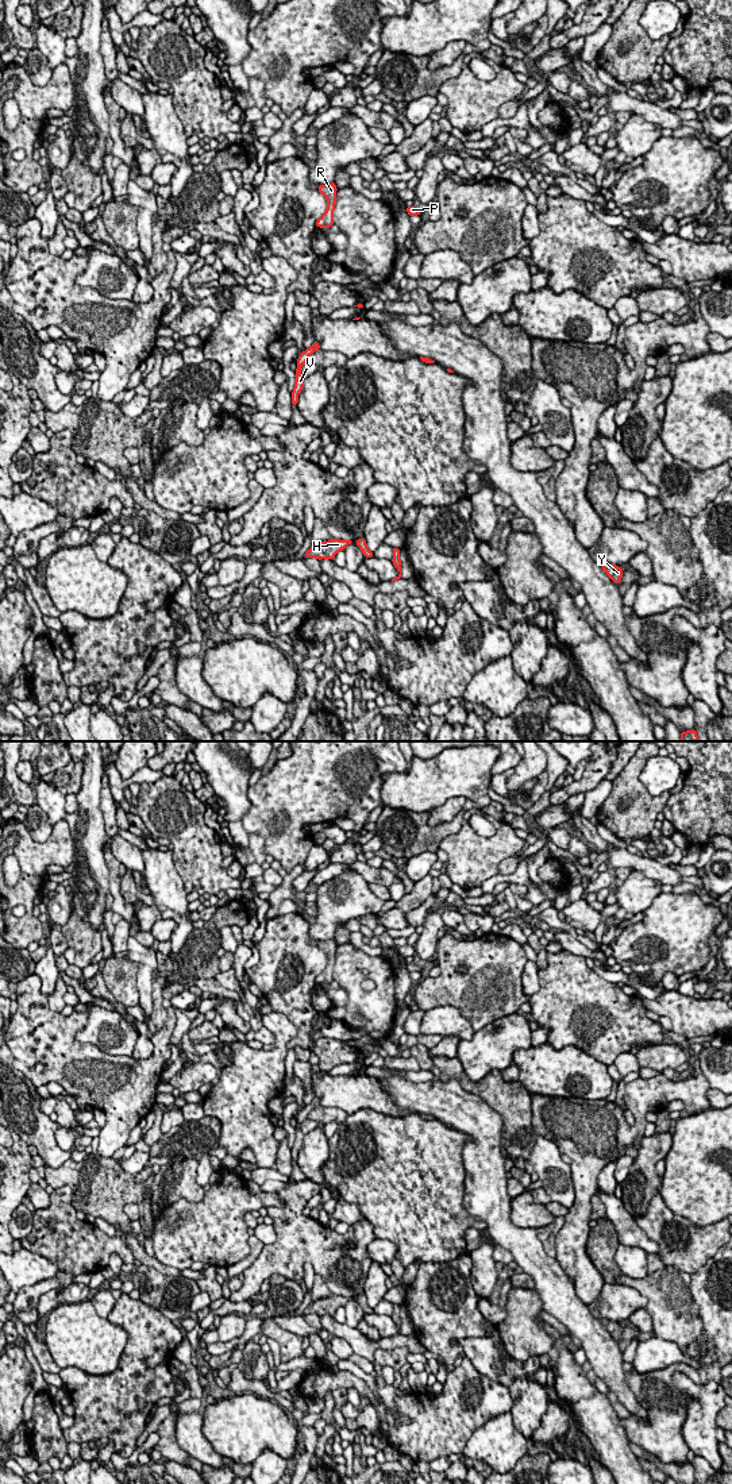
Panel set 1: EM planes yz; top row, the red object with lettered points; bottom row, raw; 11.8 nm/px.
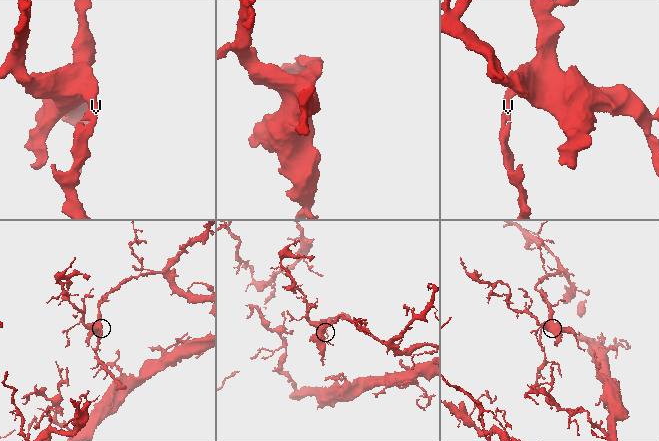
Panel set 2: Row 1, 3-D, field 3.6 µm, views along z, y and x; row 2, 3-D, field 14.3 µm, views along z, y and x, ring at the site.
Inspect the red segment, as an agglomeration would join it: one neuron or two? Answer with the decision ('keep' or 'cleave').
keep

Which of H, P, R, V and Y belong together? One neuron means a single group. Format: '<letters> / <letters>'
H P R V Y

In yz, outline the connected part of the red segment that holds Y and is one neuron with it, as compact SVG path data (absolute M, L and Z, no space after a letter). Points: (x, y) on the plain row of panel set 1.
M601 1319L601 1325L608 1330L608 1333L619 1341L623 1334L623 1326L620 1322L609 1321L609 1319Z

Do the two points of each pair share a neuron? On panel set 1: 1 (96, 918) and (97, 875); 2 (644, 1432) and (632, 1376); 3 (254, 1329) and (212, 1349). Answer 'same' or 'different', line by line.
1: same
2: same
3: same

